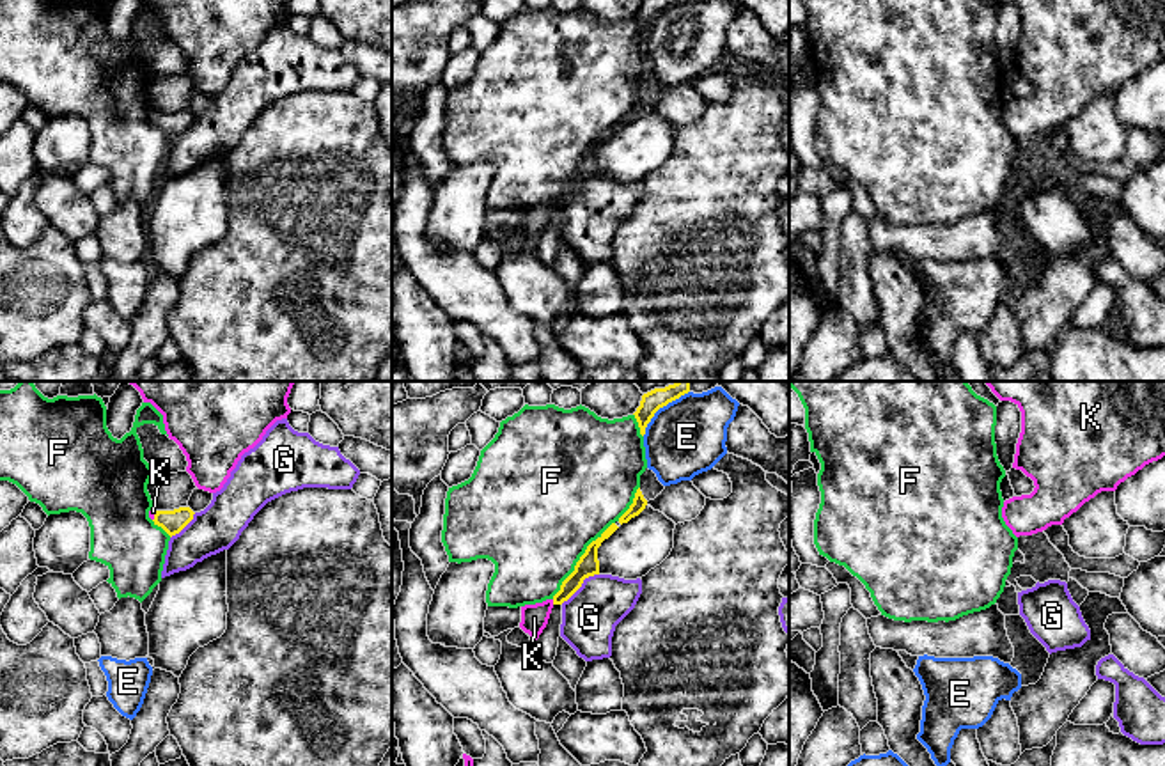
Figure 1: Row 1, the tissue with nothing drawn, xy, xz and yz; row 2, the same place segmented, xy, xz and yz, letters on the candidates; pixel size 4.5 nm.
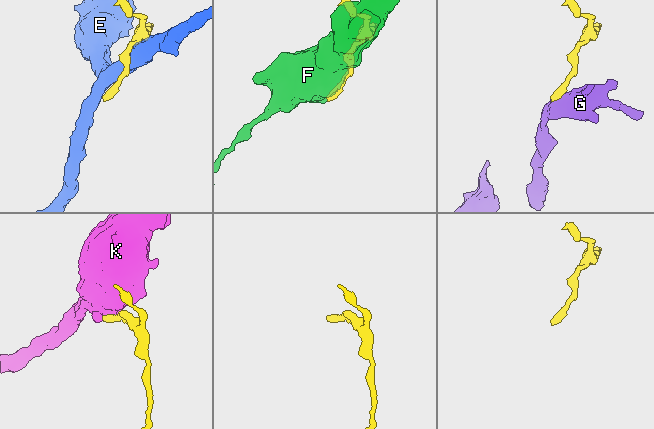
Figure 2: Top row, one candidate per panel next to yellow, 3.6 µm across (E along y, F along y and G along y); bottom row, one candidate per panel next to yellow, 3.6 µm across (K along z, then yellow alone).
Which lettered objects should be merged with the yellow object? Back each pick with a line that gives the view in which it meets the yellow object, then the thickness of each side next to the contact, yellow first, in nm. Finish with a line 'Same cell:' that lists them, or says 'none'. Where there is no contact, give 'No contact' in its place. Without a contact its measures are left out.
K: Touches yellow in xz. Thickness 100 nm (yellow) against 130 nm
Same cell: K

